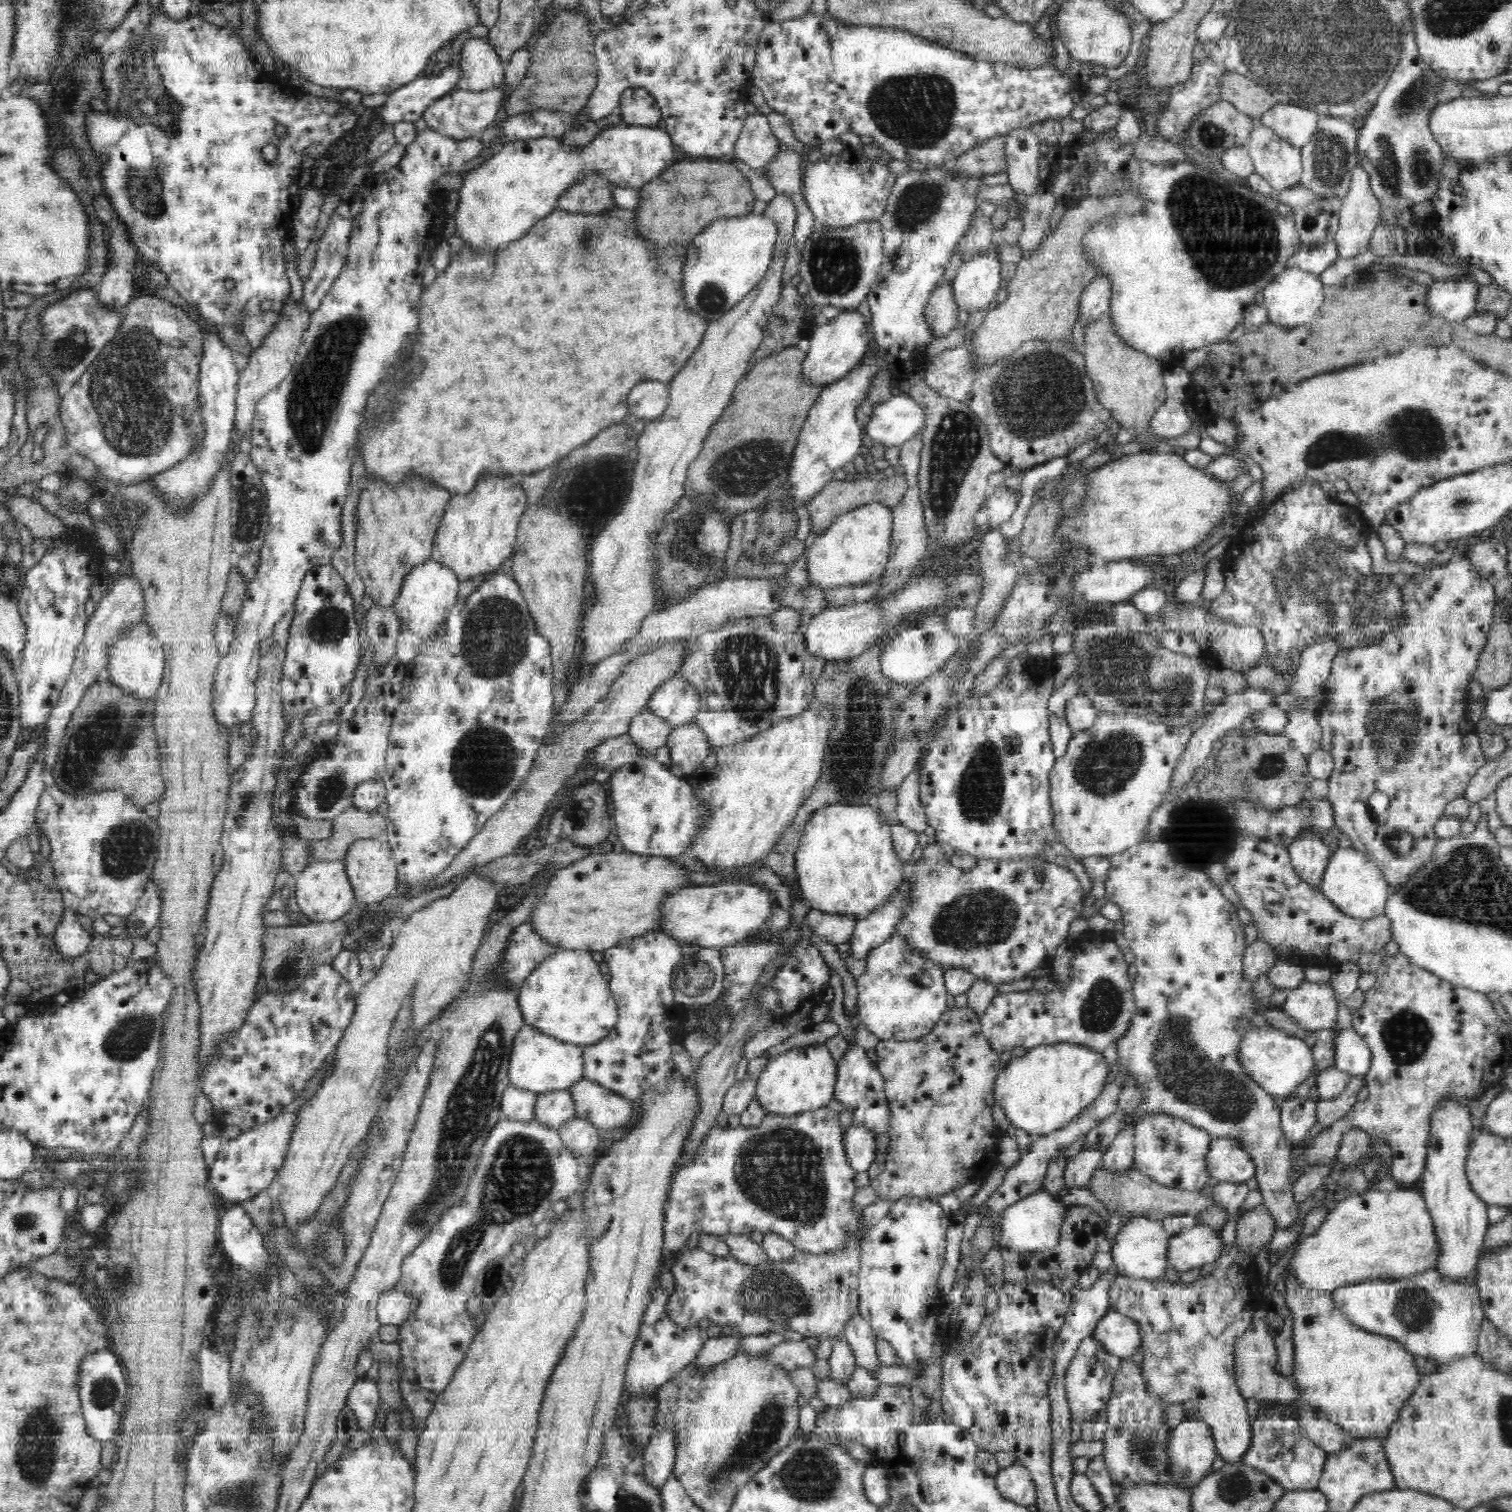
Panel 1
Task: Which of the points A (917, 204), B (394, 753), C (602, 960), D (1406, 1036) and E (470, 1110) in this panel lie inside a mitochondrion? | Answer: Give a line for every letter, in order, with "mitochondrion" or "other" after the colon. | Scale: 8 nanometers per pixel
A: mitochondrion
B: other
C: other
D: mitochondrion
E: mitochondrion

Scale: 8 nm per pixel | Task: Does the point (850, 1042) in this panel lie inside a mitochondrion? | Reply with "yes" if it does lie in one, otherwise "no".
no

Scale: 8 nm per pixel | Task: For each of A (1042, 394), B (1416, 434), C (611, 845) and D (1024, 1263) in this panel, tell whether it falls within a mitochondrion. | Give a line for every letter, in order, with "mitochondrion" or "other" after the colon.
A: mitochondrion
B: mitochondrion
C: other
D: other

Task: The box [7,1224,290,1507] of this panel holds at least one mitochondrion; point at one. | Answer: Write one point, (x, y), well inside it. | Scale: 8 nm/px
(38, 1432)

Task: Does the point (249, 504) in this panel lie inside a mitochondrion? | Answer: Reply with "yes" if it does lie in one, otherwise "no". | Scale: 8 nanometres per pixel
yes

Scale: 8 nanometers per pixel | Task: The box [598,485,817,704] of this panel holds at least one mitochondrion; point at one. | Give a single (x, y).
(695, 537)

